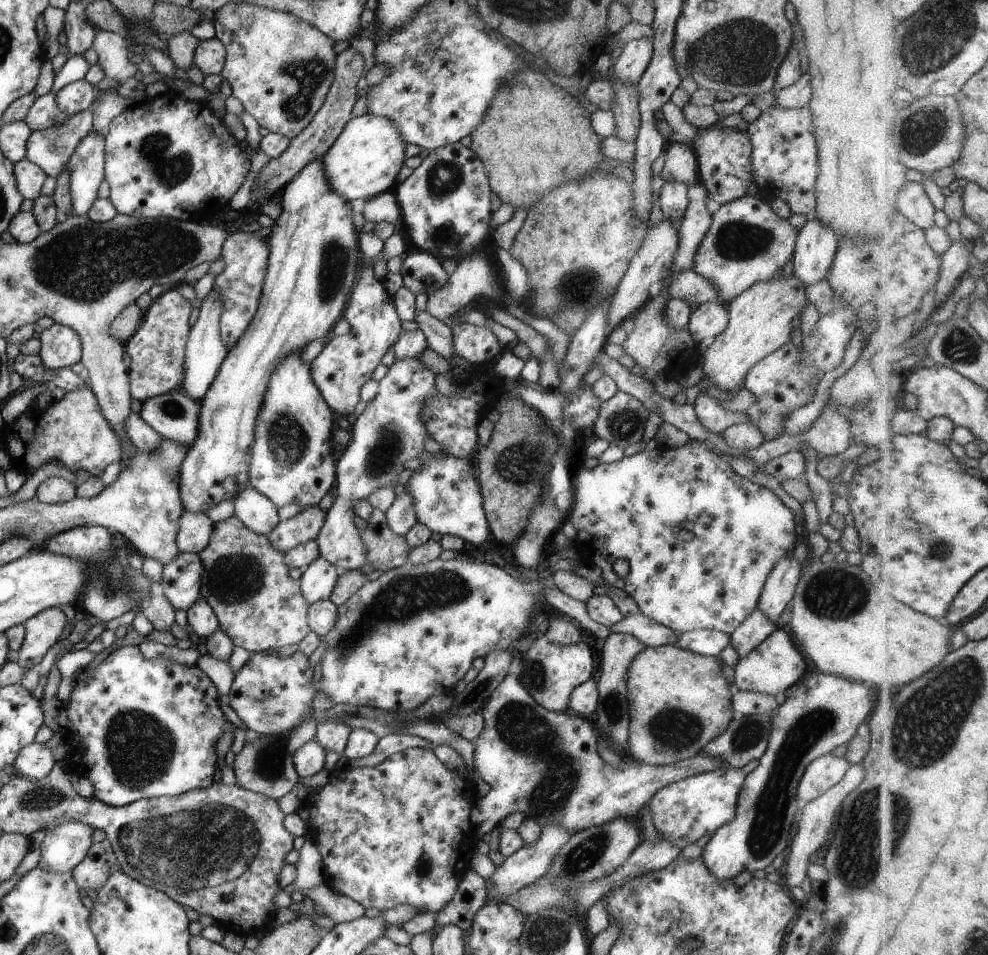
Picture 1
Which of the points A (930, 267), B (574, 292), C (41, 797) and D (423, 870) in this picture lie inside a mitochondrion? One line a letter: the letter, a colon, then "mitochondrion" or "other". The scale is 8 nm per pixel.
A: other
B: mitochondrion
C: mitochondrion
D: mitochondrion

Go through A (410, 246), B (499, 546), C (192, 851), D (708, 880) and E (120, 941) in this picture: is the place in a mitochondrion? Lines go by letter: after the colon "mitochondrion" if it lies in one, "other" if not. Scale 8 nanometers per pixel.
A: other
B: other
C: mitochondrion
D: other
E: other

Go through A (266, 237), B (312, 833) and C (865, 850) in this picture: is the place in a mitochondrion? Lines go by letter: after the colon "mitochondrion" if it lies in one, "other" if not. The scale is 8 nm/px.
A: other
B: other
C: mitochondrion

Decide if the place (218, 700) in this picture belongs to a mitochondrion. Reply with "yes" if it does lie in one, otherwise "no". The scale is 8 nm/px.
no

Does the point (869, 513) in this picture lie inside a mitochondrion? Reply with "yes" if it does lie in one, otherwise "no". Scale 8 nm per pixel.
no

